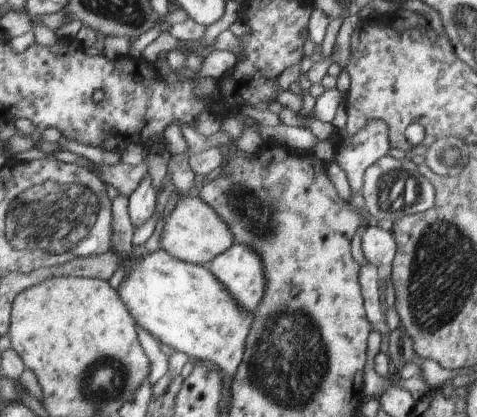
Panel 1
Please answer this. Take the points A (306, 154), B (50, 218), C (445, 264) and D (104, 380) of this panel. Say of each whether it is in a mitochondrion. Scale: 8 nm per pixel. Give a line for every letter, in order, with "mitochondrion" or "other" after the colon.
A: other
B: mitochondrion
C: mitochondrion
D: mitochondrion

